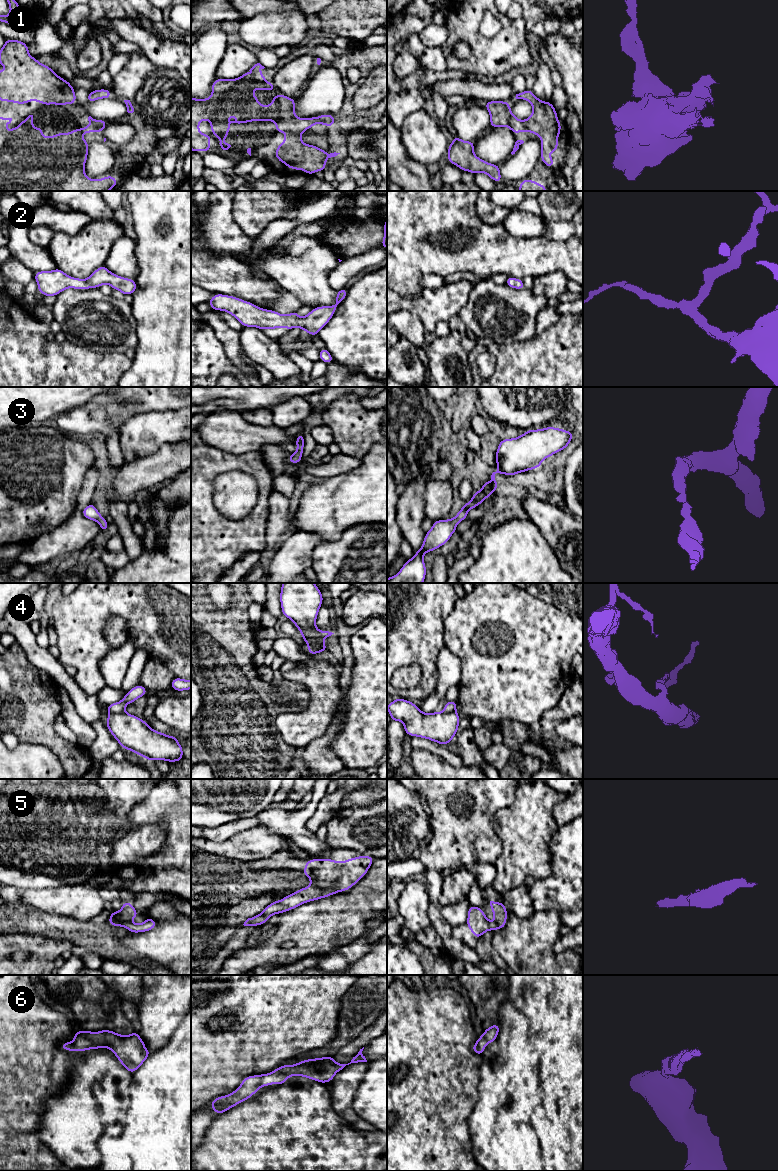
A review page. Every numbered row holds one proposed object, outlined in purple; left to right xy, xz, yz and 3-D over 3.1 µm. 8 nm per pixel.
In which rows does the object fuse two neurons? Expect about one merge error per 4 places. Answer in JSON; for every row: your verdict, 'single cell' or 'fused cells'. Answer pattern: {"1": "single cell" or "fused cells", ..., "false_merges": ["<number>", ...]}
{"1": "single cell", "2": "single cell", "3": "single cell", "4": "fused cells", "5": "fused cells", "6": "single cell", "false_merges": ["4", "5"]}

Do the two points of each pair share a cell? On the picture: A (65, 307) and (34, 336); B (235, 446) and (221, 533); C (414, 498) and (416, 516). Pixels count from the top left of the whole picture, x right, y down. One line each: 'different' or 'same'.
A: different
B: different
C: same

